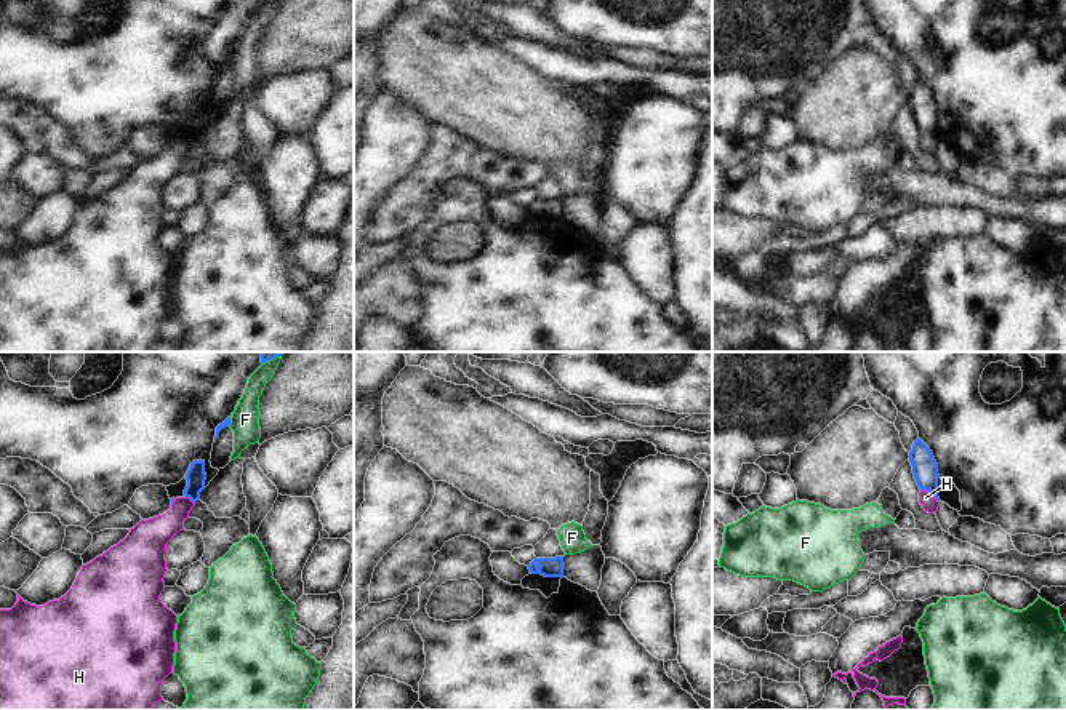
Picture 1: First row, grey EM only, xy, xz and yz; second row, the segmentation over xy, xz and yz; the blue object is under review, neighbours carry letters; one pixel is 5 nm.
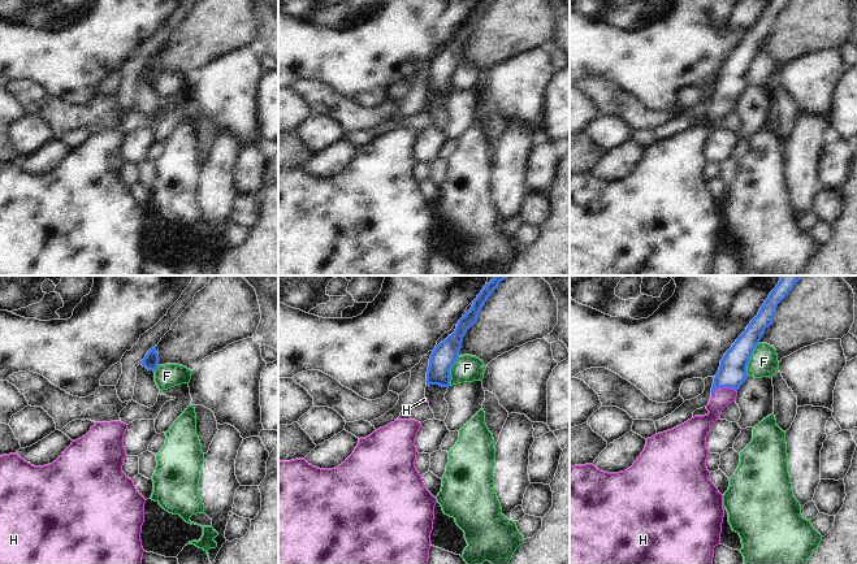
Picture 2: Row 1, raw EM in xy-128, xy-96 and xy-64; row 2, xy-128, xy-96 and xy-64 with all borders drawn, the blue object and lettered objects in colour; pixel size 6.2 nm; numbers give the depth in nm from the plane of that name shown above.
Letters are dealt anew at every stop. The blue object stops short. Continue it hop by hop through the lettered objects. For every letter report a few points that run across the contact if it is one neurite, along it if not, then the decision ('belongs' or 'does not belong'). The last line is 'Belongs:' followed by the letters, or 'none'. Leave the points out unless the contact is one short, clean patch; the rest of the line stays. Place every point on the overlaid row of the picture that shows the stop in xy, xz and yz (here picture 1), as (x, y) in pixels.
F: does not belong
H: yz (924, 466), (930, 491), (925, 498) | belongs
Belongs: H

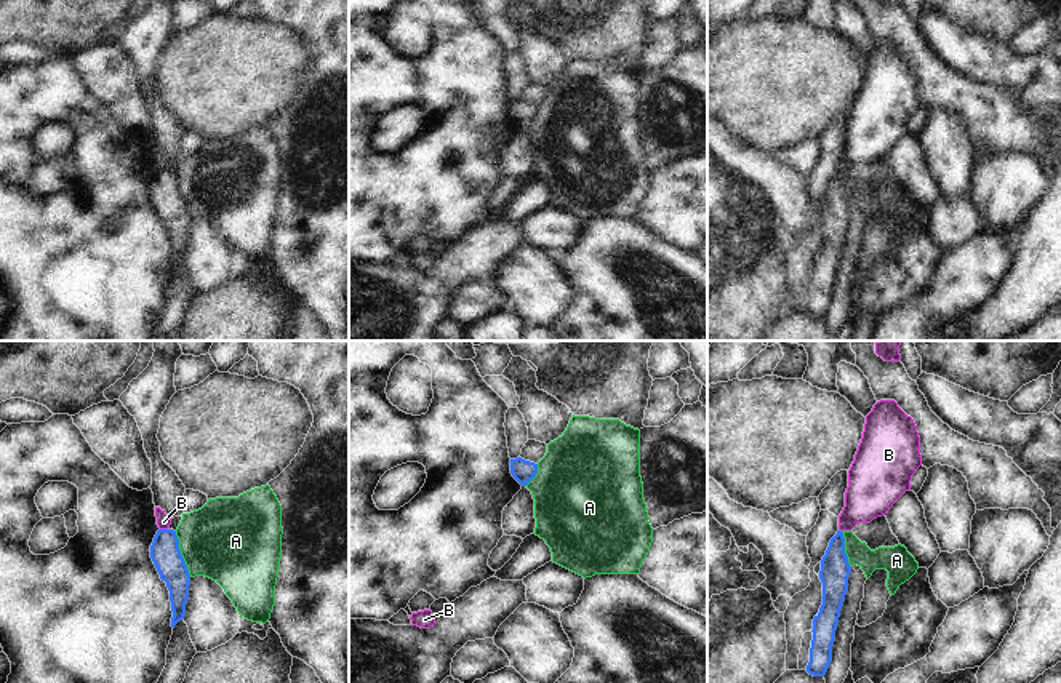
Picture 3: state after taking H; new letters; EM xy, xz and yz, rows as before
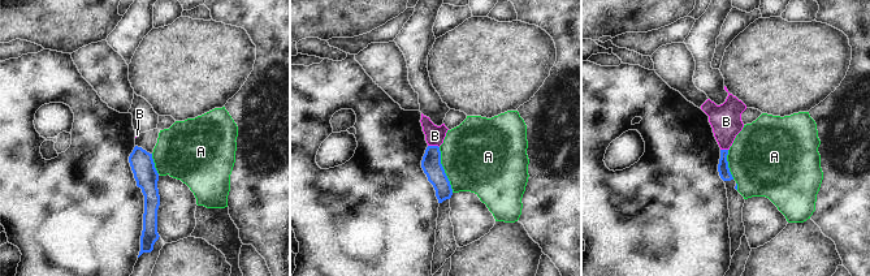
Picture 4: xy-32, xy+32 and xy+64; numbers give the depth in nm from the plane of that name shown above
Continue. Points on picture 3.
A: xy (175, 531), (180, 541), (180, 554), (191, 576) | does not belong
B: xy (160, 528), (167, 530) | does not belong
Belongs: none

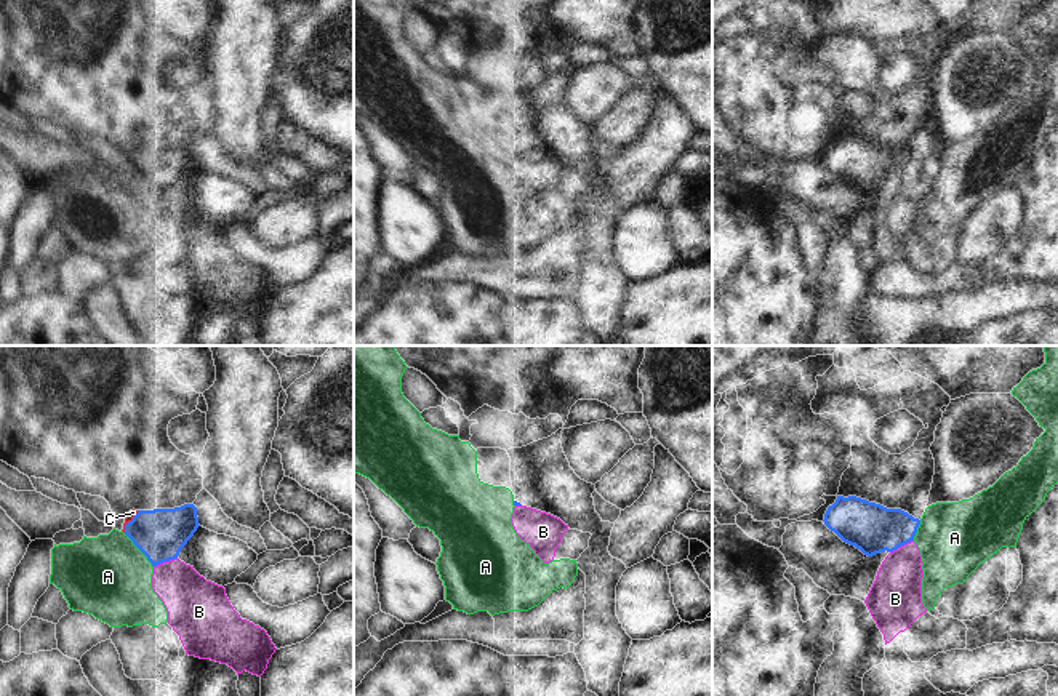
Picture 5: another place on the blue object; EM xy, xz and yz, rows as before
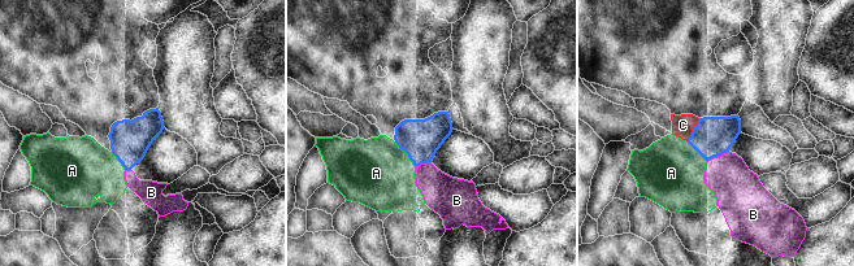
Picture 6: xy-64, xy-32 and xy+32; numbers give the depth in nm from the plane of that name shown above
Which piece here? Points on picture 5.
A: does not belong
B: xy (176, 557), (154, 567) | does not belong
C: xy (160, 533), (128, 522), (133, 512) | belongs
Belongs: C

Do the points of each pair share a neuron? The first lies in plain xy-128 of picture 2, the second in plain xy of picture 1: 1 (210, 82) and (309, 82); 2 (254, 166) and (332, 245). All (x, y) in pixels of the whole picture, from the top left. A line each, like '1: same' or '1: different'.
1: same
2: different

